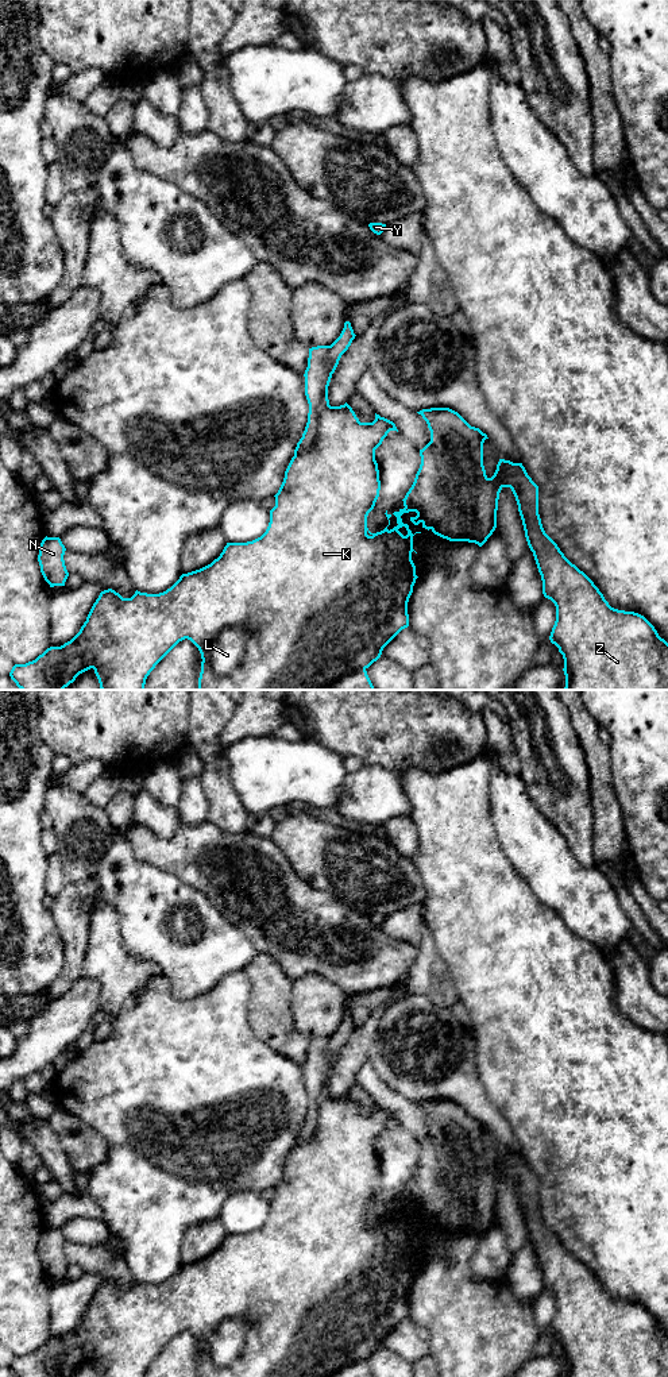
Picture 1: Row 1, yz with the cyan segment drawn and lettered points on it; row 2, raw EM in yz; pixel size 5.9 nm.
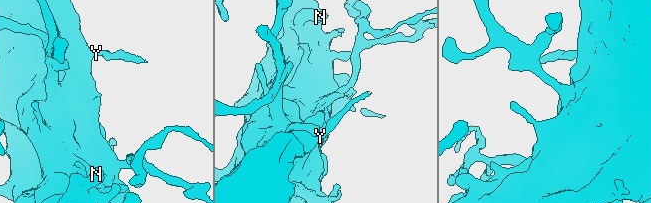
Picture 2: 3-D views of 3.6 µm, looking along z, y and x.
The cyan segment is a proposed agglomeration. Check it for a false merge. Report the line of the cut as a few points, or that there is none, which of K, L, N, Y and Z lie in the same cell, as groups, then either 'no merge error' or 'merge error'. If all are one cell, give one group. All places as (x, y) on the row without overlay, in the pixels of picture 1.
cut in yz along (246, 1318), (248, 1333), (243, 1352), (230, 1365), (217, 1368); K N Y Z / L; merge error

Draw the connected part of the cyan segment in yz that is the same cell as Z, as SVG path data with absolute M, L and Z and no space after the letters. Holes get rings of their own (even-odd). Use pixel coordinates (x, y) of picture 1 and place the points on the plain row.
M345 1012L340 1027L331 1035L317 1099L317 1126L305 1143L291 1149L274 1187L275 1197L270 1202L266 1223L252 1233L227 1234L211 1256L182 1265L163 1284L147 1285L136 1281L131 1289L123 1289L112 1280L101 1282L86 1312L70 1332L50 1338L35 1351L12 1358L9 1368L16 1377L69 1377L90 1359L100 1377L144 1377L155 1357L185 1330L201 1345L198 1377L329 1377L350 1364L368 1359L381 1349L383 1339L409 1318L408 1293L418 1268L412 1251L414 1226L401 1207L416 1203L417 1207L410 1208L414 1216L421 1214L422 1219L449 1233L468 1233L482 1238L497 1219L498 1191L503 1179L510 1179L516 1188L525 1228L541 1266L542 1285L556 1297L549 1331L563 1346L565 1377L668 1377L668 1334L644 1307L611 1299L594 1273L545 1224L538 1206L538 1177L522 1154L499 1150L494 1166L486 1166L483 1134L489 1129L457 1103L449 1099L417 1103L428 1115L430 1133L420 1141L421 1156L402 1191L405 1199L393 1206L386 1202L389 1216L383 1222L368 1222L367 1207L381 1181L375 1141L390 1122L398 1120L393 1112L377 1104L372 1114L360 1114L347 1094L340 1098L329 1096L328 1077L332 1065L355 1027L351 1014ZM231 1318L248 1320L247 1341L242 1355L231 1366L217 1368L209 1354L209 1342L217 1326Z

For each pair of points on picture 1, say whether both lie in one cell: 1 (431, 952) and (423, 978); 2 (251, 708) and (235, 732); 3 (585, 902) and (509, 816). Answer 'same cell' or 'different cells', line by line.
1: same cell
2: same cell
3: same cell

